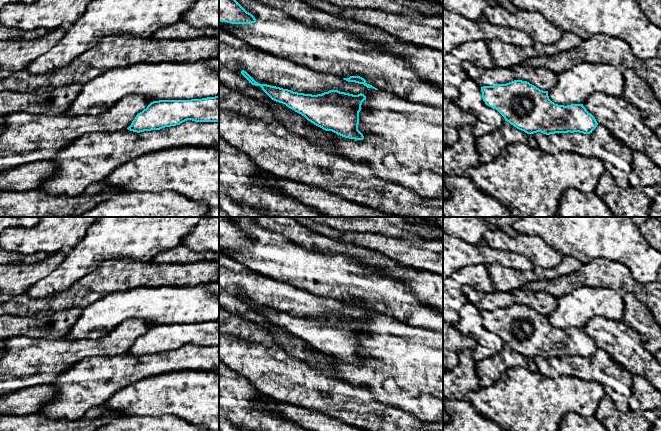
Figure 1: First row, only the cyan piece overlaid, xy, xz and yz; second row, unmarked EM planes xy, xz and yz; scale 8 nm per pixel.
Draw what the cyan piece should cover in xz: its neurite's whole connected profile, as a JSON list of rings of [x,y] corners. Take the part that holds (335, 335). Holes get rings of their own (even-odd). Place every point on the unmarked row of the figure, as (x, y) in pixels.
[[[244,294],[241,298],[252,309],[260,310],[272,324],[285,328],[323,354],[332,355],[349,363],[364,363],[363,358],[358,354],[359,336],[362,333],[362,326],[366,324],[364,318],[353,319],[338,314],[317,319],[304,318],[260,308]]]

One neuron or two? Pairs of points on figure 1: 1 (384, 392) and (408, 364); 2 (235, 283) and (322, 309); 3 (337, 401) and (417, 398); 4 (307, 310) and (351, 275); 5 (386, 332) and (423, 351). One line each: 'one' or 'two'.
1: one
2: one
3: two
4: two
5: one

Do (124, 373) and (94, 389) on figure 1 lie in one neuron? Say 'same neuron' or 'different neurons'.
same neuron

